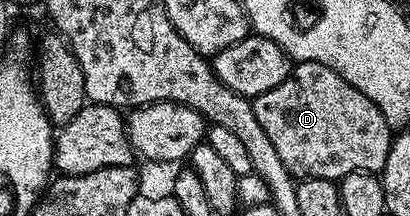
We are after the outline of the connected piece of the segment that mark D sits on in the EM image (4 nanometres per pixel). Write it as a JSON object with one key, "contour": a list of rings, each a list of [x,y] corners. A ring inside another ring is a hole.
{"contour":[[[308,60],[296,63],[281,86],[273,86],[273,90],[254,97],[253,107],[257,122],[261,122],[261,130],[265,130],[281,162],[285,162],[285,170],[289,170],[296,181],[321,178],[338,182],[354,172],[382,173],[391,149],[393,129],[381,110],[377,110],[361,90],[345,82],[345,78],[329,66]]]}

